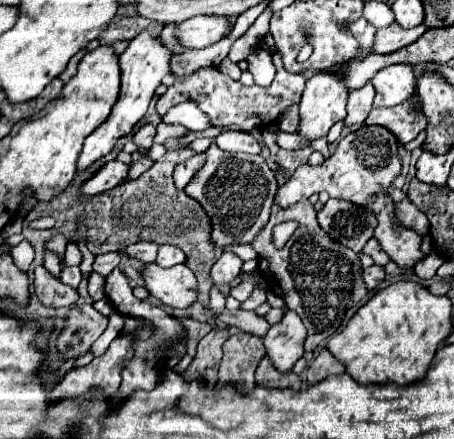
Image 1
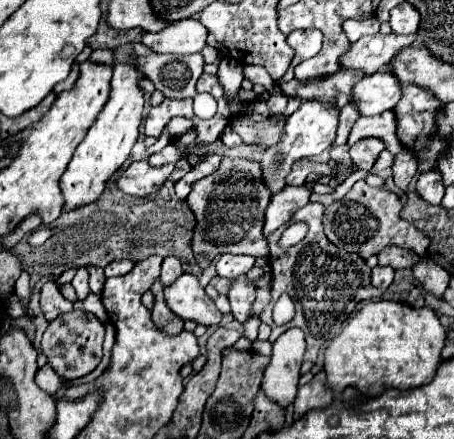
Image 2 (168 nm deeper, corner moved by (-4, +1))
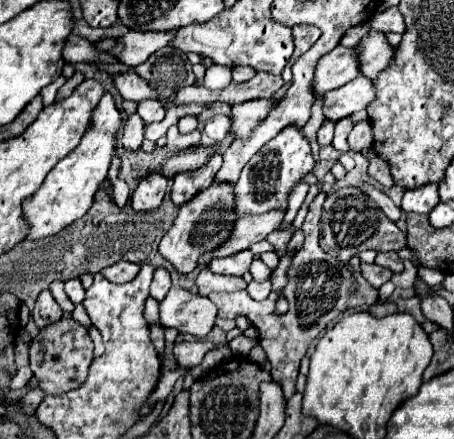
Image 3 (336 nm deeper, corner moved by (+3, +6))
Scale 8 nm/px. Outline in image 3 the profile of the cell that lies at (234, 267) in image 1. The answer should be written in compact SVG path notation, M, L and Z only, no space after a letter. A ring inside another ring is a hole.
M244 250L244 252L238 252L236 256L230 256L230 258L224 258L224 260L214 260L208 268L216 274L242 276L242 274L248 272L248 268L252 264L252 258L254 258L254 254L250 250Z

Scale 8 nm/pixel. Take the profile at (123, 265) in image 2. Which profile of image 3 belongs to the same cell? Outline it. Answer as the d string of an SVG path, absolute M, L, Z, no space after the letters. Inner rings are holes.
M118 262L118 264L108 266L108 268L102 270L102 274L104 274L110 282L114 282L114 284L132 282L138 272L140 272L140 266L138 266L138 264L132 264L132 262Z

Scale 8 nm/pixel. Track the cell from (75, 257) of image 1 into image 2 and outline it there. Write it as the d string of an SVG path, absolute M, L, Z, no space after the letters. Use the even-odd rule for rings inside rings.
M89 265L87 271L89 271L89 287L91 287L91 291L93 291L93 293L101 293L103 283L105 283L103 269L101 269L101 267L93 267L93 265Z

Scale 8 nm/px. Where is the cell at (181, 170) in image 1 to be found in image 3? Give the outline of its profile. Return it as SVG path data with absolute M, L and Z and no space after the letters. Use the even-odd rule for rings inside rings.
M212 156L210 164L200 168L200 172L188 172L188 174L176 176L172 186L172 202L176 206L182 206L188 200L192 200L198 192L206 190L212 184L220 166L222 166L222 156Z

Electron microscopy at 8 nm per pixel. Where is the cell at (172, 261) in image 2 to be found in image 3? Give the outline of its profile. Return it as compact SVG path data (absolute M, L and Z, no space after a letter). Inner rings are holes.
M156 270L152 286L150 286L150 296L156 302L162 302L166 298L168 290L170 290L170 274L166 270Z

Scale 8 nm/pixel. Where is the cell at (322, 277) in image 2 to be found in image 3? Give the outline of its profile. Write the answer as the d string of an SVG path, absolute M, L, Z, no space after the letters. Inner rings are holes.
M320 192L314 202L310 204L310 212L302 224L302 232L306 234L306 242L304 246L296 252L294 260L292 260L292 268L288 270L288 286L284 288L282 296L288 300L288 312L276 316L274 306L278 300L278 294L270 294L266 300L262 302L254 302L252 298L242 298L242 292L234 292L234 294L212 294L208 296L216 306L218 306L218 316L226 318L226 320L234 320L236 316L246 316L256 328L258 328L258 340L260 346L266 350L268 360L272 364L272 378L276 384L280 384L284 398L290 400L298 378L298 368L300 368L300 360L304 358L304 354L308 352L308 346L312 344L312 340L324 332L328 328L328 324L338 318L340 314L348 312L348 310L358 310L362 306L370 306L378 300L378 290L374 286L370 286L362 276L360 276L360 259L358 254L354 255L350 264L354 266L354 274L348 272L346 266L336 264L332 260L332 256L328 256L320 244L318 244L318 220L322 214L322 204L324 204L324 192ZM352 282L358 282L358 292L350 294L348 288Z

